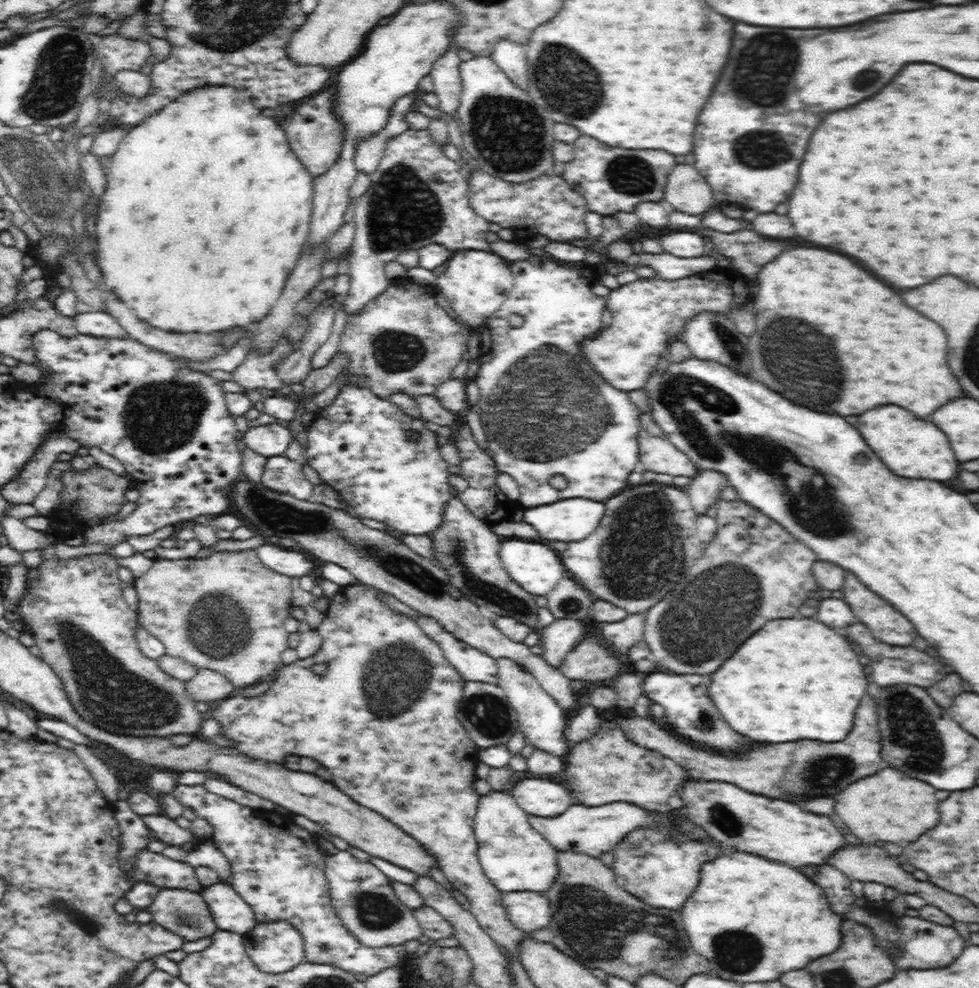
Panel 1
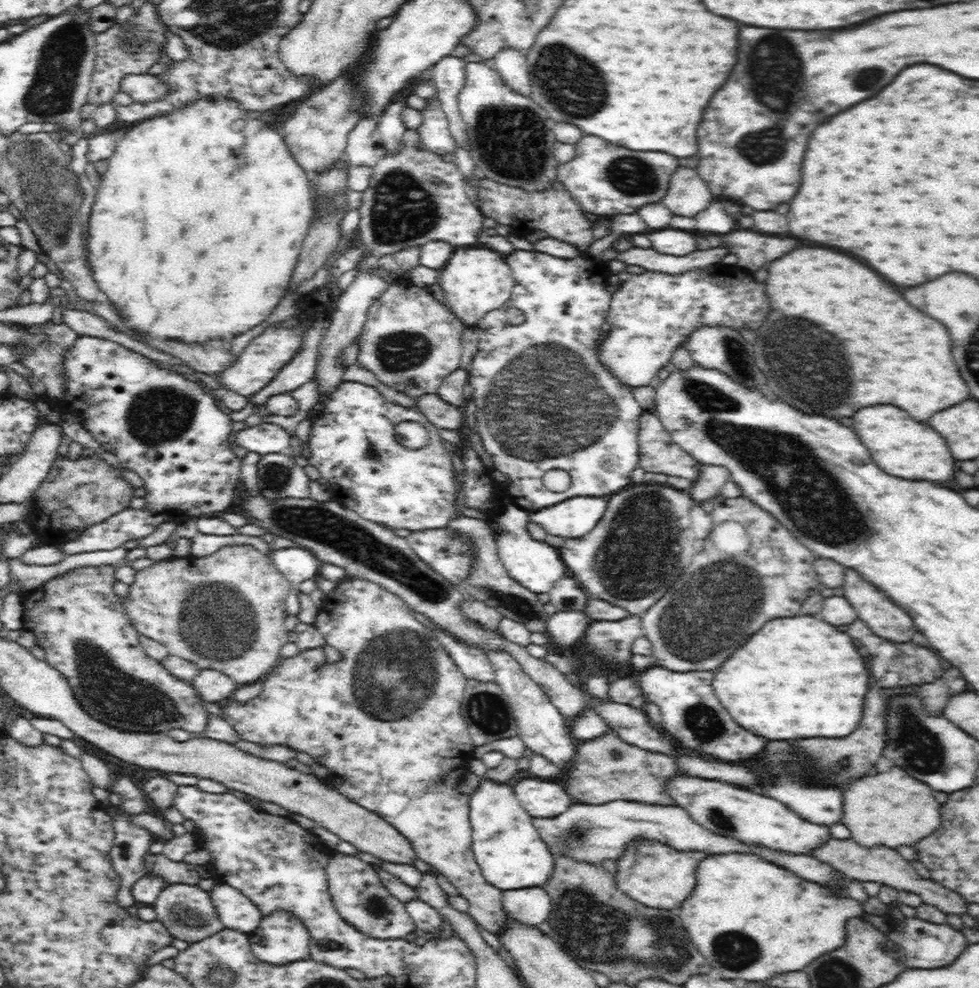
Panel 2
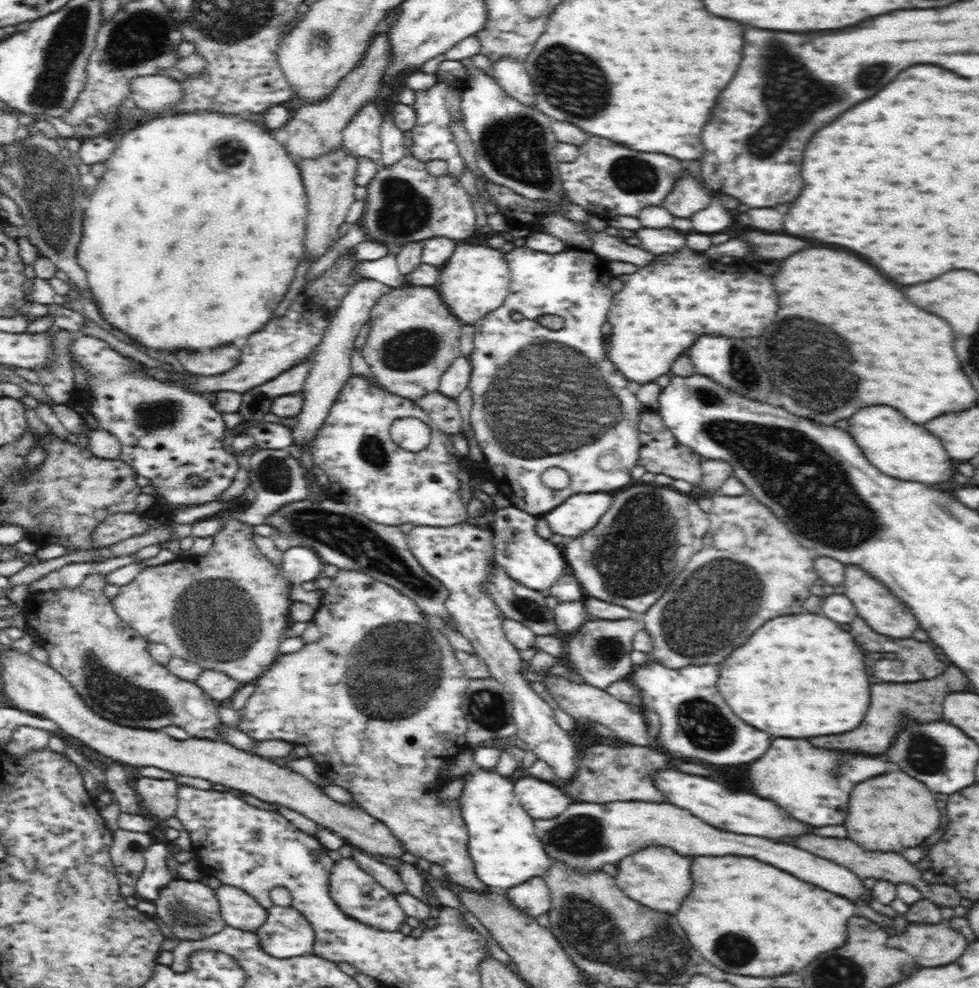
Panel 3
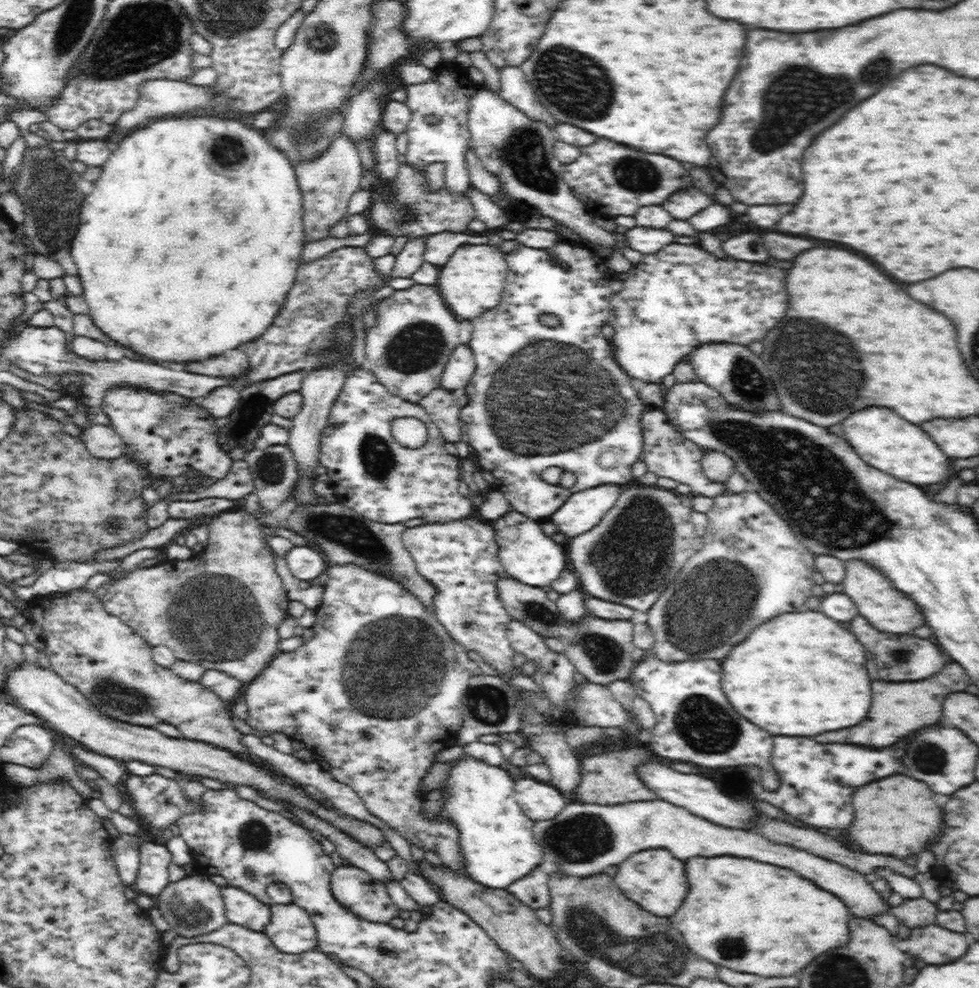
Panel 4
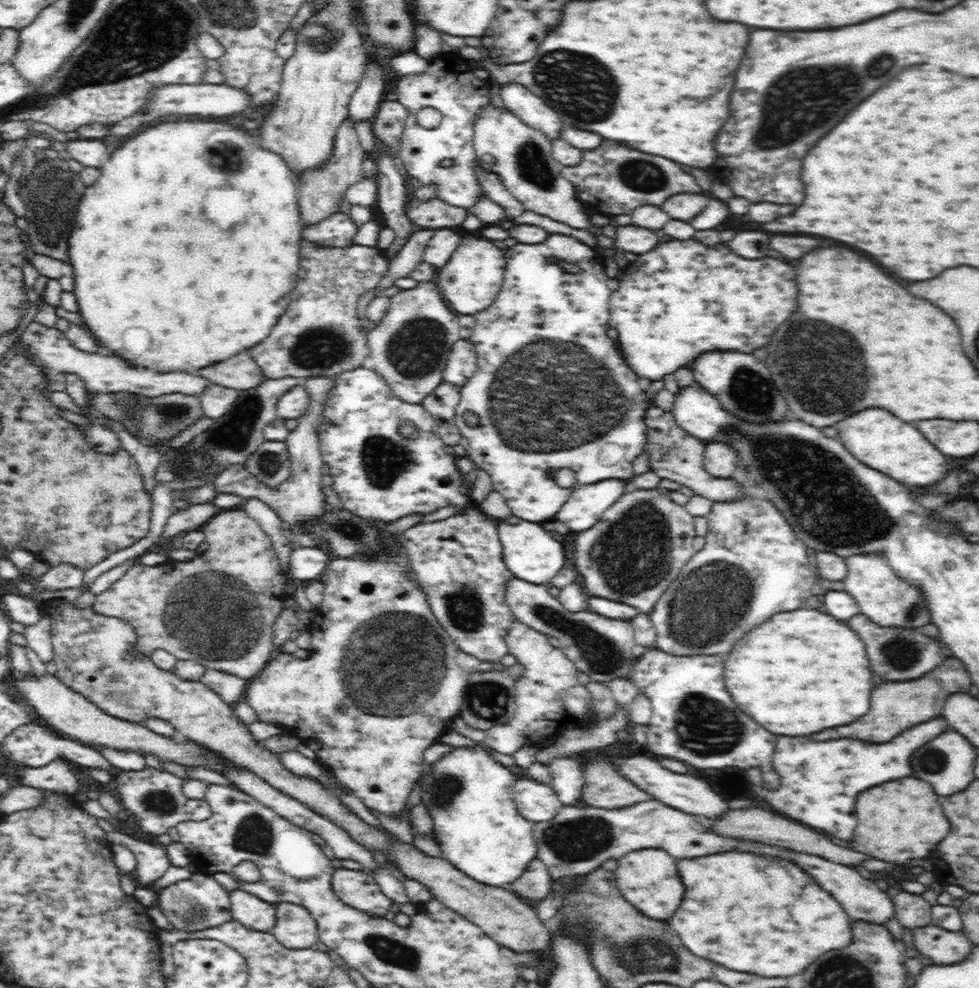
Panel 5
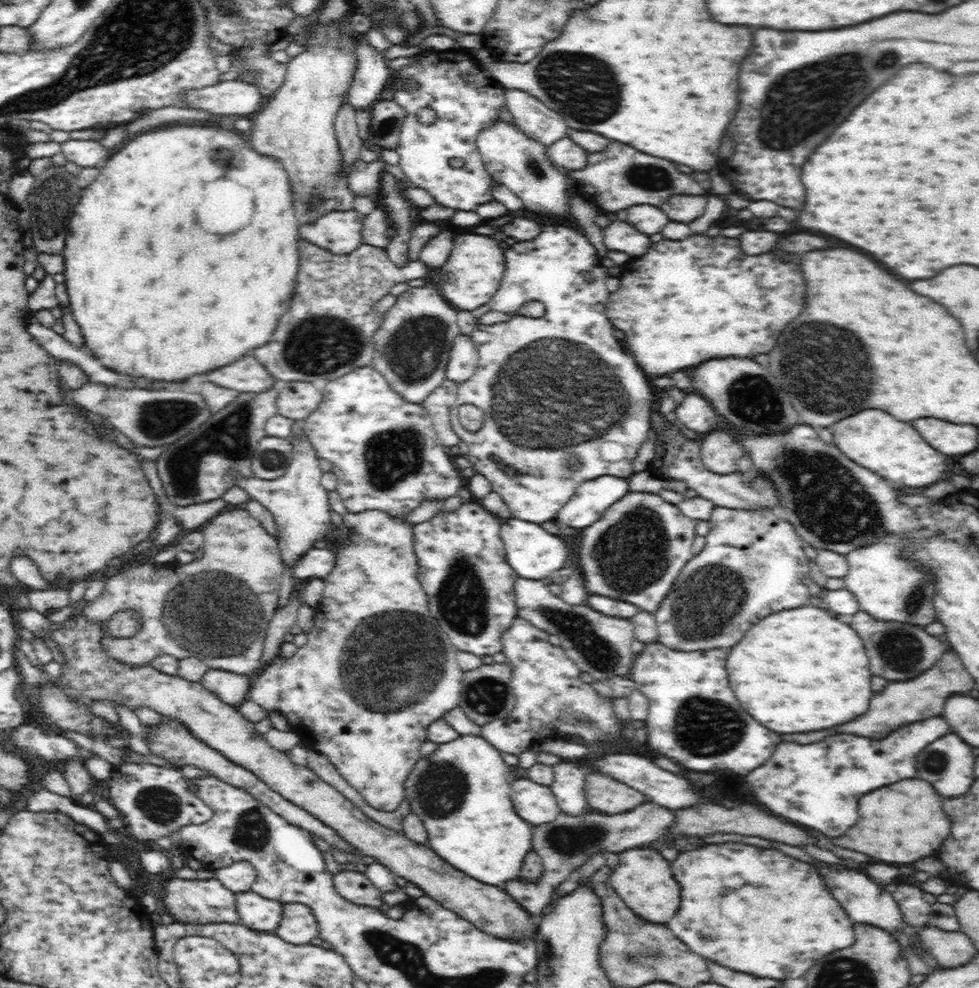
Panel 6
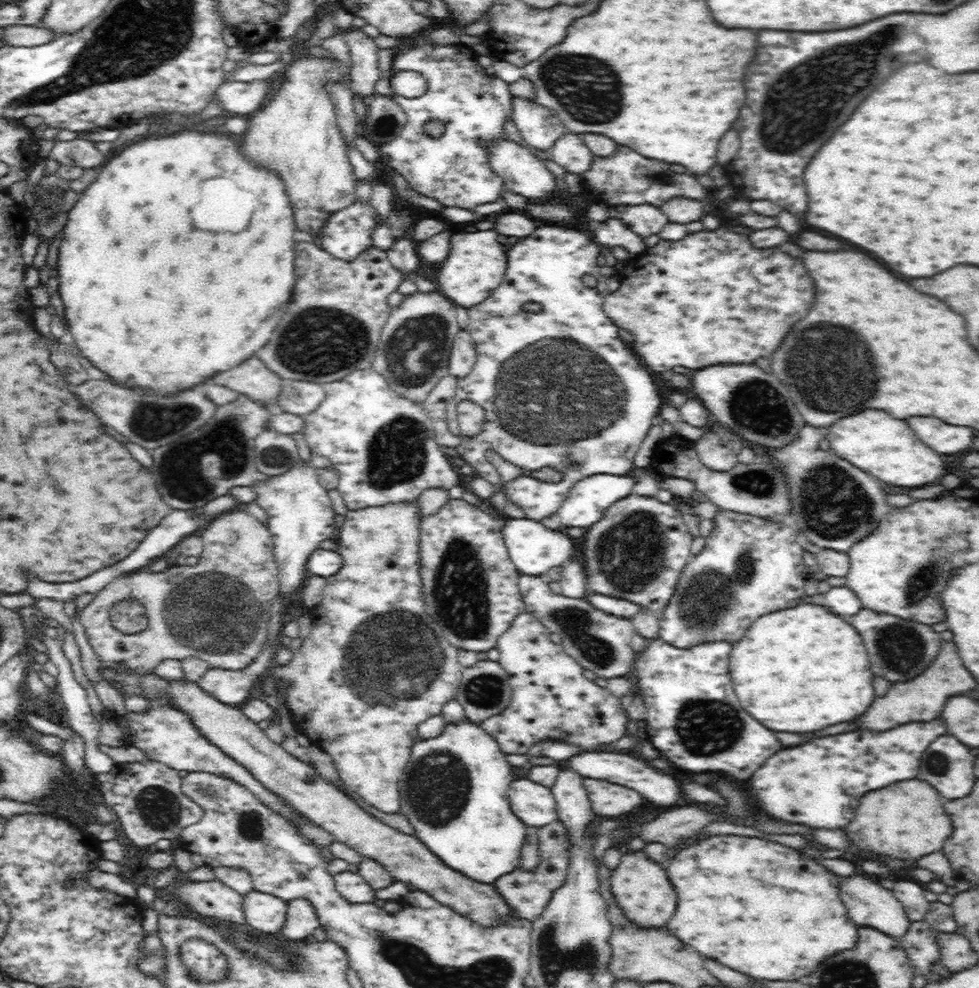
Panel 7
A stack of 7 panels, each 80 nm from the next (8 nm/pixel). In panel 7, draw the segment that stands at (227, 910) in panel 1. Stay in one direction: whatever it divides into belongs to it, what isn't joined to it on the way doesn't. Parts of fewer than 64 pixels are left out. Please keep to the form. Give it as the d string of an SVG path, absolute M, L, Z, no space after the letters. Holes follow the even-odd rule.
M258 891L242 895L241 908L244 911L246 927L266 936L280 934L285 926L287 901Z

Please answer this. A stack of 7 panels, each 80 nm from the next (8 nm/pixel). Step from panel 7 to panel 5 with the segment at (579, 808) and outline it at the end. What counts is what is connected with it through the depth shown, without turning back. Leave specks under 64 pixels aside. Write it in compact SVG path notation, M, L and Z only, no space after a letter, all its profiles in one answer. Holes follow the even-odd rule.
M570 756L554 758L548 768L551 772L549 785L559 797L563 806L578 806L580 802L580 790L584 786L584 770L582 764Z

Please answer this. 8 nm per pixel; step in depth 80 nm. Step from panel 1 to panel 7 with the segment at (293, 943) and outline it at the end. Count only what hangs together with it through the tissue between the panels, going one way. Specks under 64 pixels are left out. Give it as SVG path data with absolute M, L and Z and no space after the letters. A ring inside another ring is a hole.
M303 898L287 901L287 905L285 926L281 927L282 932L277 936L292 943L310 939L319 926L319 920L313 906Z

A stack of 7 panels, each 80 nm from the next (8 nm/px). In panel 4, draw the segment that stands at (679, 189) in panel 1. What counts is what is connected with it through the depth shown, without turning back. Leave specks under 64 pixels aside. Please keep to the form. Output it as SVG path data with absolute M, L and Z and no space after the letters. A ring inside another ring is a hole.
M690 188L690 190L682 190L682 192L672 194L662 206L670 212L672 218L688 220L690 216L698 214L700 210L704 210L710 204L712 204L710 196L706 196L704 192L700 192L696 188Z

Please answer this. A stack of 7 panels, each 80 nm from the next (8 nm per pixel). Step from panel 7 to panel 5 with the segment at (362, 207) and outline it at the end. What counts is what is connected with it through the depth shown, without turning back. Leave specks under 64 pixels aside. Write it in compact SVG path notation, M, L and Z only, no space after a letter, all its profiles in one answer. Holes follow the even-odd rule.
M334 213L313 225L303 227L303 239L320 247L346 248L353 246L358 226L349 214Z

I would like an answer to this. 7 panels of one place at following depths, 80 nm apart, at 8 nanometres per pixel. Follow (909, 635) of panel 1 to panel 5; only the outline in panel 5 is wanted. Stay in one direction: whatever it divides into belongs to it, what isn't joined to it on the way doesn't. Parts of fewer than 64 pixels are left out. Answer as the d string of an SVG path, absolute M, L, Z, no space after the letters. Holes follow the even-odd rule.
M862 553L845 558L845 563L847 575L842 580L844 588L869 620L878 626L896 629L915 629L931 623L928 622L928 610L924 610L924 602L920 602L920 594L916 594L916 590L908 590L908 586L900 586L900 582L892 578L892 570L888 570L880 558L864 558Z

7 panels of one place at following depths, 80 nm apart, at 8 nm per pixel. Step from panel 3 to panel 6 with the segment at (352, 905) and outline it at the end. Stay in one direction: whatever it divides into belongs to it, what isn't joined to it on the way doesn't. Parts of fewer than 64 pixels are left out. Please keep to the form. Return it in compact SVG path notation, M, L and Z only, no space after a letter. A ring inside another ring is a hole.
M344 868L333 874L333 885L344 900L354 904L378 909L384 903L381 890L363 872Z

